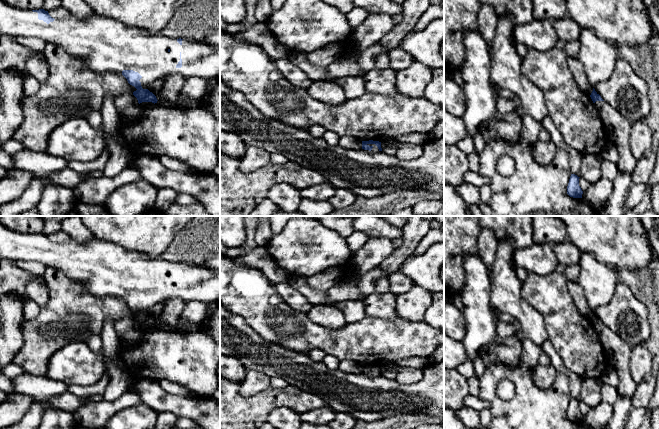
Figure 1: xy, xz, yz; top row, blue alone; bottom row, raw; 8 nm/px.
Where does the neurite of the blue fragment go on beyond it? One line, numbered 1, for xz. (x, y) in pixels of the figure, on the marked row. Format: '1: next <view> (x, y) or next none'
1: next none

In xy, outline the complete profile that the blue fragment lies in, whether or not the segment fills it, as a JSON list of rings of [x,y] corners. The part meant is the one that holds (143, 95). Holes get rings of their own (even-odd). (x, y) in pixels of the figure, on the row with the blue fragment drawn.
[[[0,0],[0,34],[39,38],[46,43],[50,42],[60,46],[72,57],[79,58],[96,73],[115,72],[122,74],[134,87],[133,95],[139,104],[142,102],[157,103],[156,96],[147,89],[156,79],[164,79],[173,74],[179,74],[184,79],[190,77],[211,79],[220,74],[220,46],[211,46],[200,41],[181,38],[169,38],[161,33],[150,34],[148,31],[126,26],[118,20],[96,13],[86,19],[77,18],[73,14],[65,19],[54,19],[44,9],[17,8]]]

